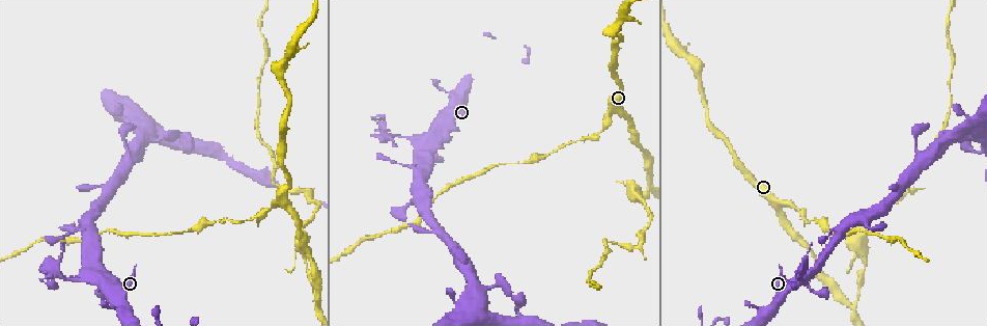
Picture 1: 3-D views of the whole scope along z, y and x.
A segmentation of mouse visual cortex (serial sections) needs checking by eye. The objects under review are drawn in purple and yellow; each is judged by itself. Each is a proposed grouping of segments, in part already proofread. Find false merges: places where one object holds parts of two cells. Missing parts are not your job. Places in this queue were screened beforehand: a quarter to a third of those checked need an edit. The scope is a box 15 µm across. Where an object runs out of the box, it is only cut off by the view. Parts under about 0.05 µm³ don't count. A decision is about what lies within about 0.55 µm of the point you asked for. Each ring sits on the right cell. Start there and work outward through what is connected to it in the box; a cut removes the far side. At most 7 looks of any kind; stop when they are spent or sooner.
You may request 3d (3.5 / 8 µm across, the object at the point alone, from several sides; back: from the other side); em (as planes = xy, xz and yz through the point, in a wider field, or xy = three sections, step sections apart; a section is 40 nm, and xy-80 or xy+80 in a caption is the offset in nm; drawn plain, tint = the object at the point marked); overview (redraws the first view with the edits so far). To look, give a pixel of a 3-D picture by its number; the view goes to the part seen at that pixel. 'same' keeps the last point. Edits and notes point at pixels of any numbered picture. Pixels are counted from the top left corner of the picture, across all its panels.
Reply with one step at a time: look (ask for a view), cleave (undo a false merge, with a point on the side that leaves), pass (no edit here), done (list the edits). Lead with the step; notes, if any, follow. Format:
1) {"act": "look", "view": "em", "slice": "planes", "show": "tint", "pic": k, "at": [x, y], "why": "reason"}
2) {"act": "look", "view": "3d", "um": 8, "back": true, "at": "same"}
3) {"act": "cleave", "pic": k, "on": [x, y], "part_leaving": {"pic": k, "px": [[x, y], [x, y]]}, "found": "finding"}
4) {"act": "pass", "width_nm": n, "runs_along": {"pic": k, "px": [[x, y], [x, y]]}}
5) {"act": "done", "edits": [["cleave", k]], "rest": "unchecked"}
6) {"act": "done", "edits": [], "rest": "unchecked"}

{"act": "look", "view": "3d", "um": 3.5, "back": true, "pic": 1, "at": [405, 209], "why": "abrupt turn"}

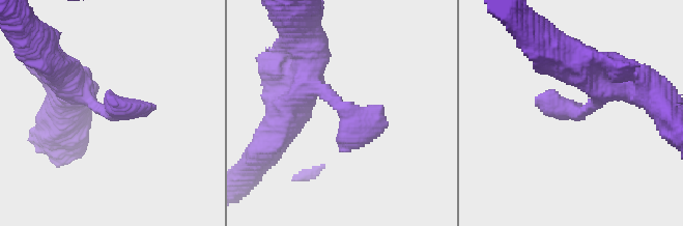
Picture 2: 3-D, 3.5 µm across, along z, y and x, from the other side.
{"act": "look", "view": "em", "slice": "xy", "step": 2, "show": "tint", "pic": 2, "at": [116, 110], "why": "now the EM"}

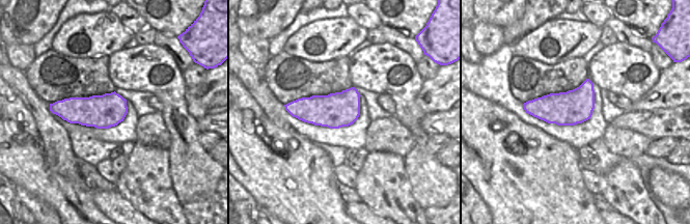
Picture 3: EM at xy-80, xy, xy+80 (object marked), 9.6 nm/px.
{"act": "pass", "runs_along": {"pic": 2, "px": [[307, 77], [348, 114], [339, 151]]}, "found": "all the same cell"}

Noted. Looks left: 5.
{"act": "look", "view": "3d", "um": 3.5, "pic": 1, "at": [802, 277], "why": "thick turns thin"}

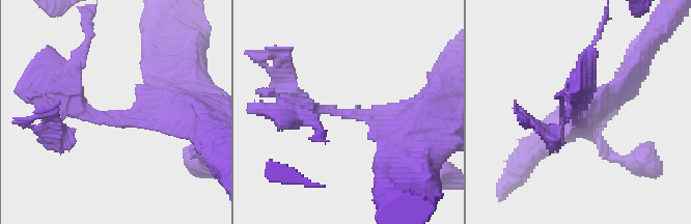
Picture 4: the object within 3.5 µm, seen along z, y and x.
{"act": "look", "view": "em", "slice": "xy", "step": 2, "show": "tint", "pic": 4, "at": [582, 120], "arm_widths_nm": [150, 350], "why": "shape alone is not enough"}

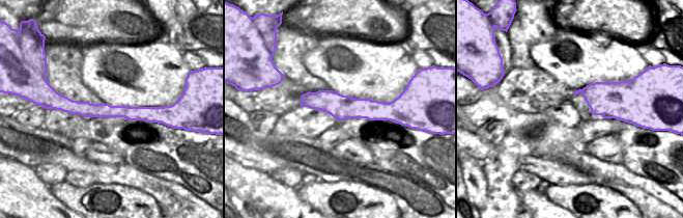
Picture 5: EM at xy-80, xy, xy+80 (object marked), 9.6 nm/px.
{"act": "cleave", "pic": 4, "on": [81, 109], "part_leaving": {"pic": 4, "px": [[116, 118], [91, 118], [47, 57]]}, "found": "two cells meet here"}

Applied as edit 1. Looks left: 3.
{"act": "look", "view": "3d", "um": 3.5, "pic": 1, "at": [605, 114], "why": "narrows sharply"}

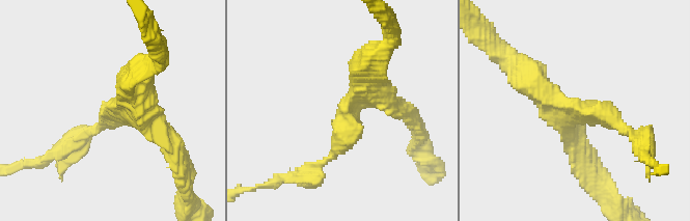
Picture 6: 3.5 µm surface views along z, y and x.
{"act": "look", "view": "em", "slice": "xy", "step": 2, "show": "plain", "pic": 6, "at": [578, 107], "arms": 3, "arm_widths_nm": [200, 250, 350]}

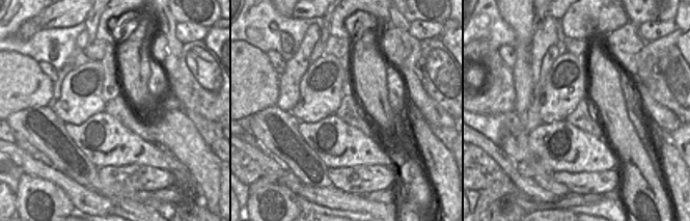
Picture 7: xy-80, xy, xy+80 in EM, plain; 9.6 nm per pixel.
{"act": "look", "view": "em", "slice": "xy", "step": 2, "show": "tint", "at": "same", "why": "where the object lies"}

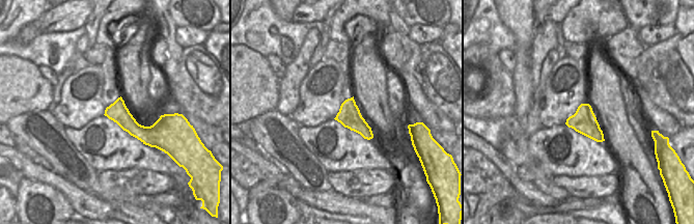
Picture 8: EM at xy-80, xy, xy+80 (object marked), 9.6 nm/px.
{"act": "pass", "runs_along": {"pic": 6, "px": [[532, 75], [553, 103], [631, 132]]}, "found": "all the same cell"}

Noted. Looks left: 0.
{"act": "done", "edits": [["cleave", 4]], "rest": "unchecked"}

